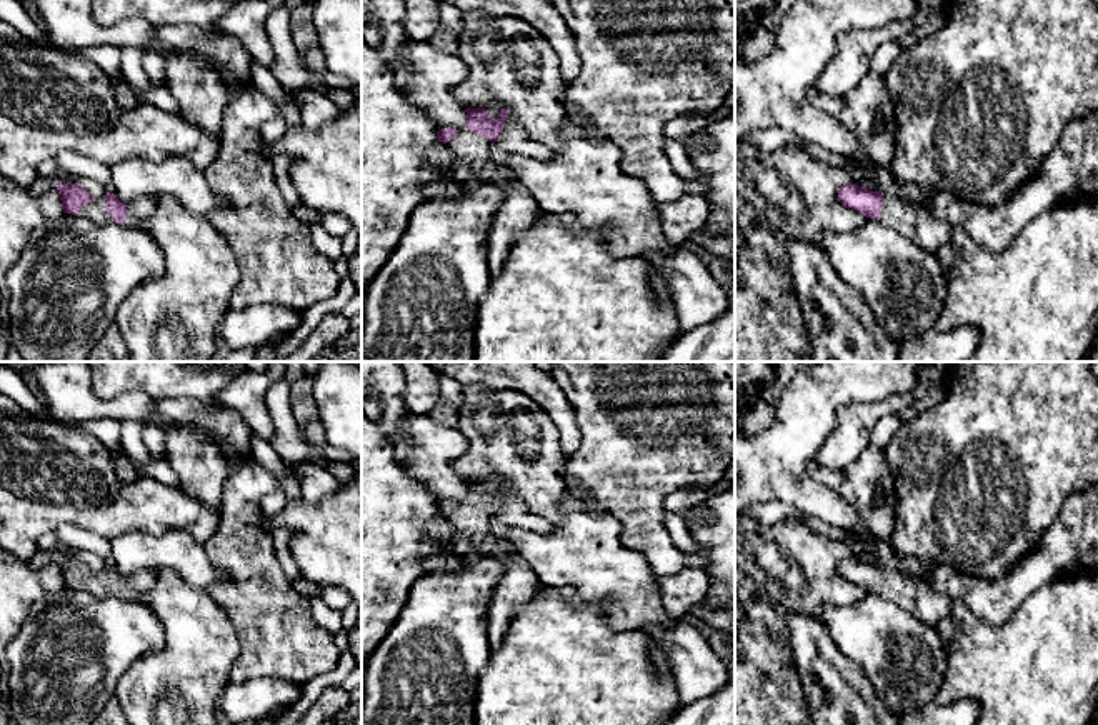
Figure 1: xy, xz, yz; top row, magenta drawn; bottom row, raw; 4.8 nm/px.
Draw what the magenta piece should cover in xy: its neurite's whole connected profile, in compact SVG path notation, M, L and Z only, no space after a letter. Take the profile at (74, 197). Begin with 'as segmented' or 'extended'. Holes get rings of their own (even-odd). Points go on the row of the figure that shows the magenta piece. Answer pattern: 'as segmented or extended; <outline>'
extended; M58 182L57 192L62 208L72 215L83 215L98 225L120 223L128 228L143 228L143 223L155 210L155 198L145 197L128 205L120 202L112 192L93 198L78 183Z

